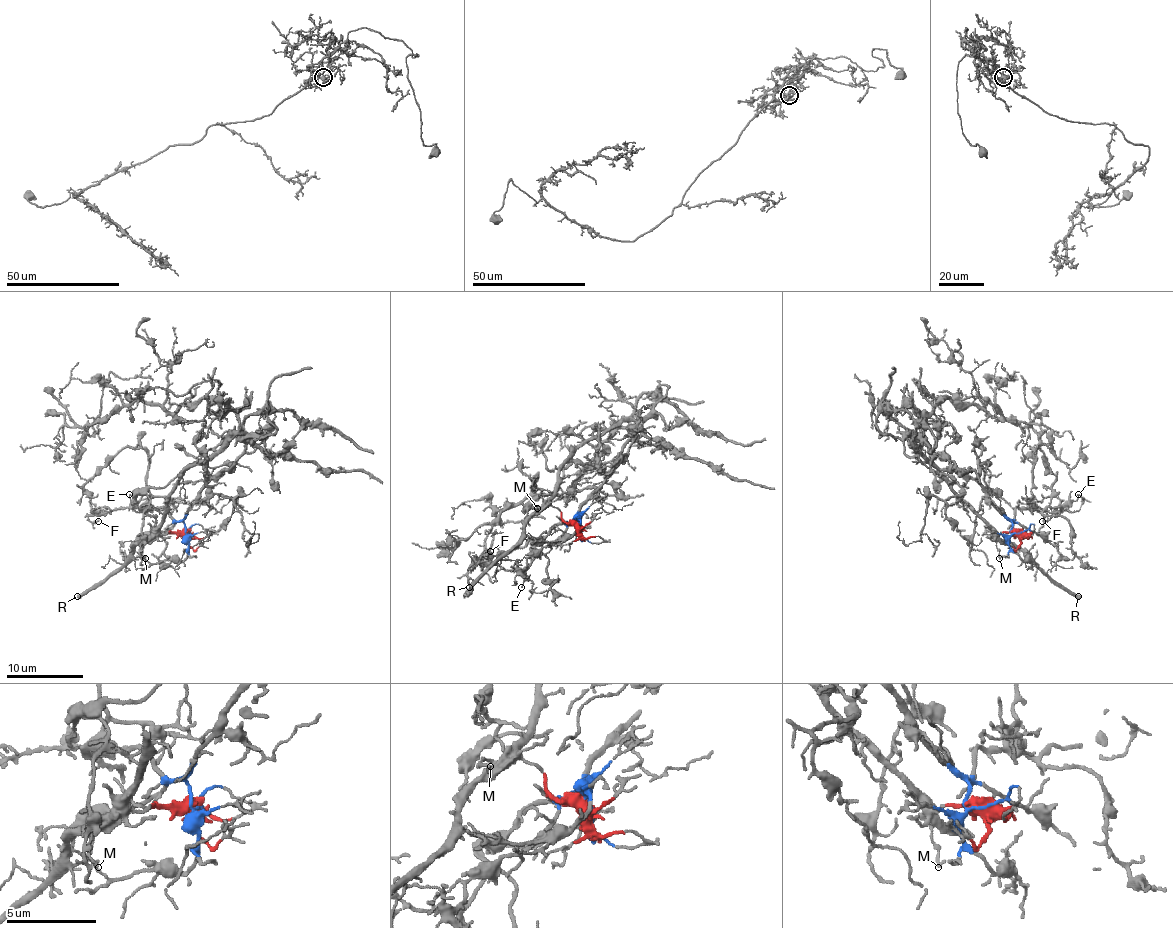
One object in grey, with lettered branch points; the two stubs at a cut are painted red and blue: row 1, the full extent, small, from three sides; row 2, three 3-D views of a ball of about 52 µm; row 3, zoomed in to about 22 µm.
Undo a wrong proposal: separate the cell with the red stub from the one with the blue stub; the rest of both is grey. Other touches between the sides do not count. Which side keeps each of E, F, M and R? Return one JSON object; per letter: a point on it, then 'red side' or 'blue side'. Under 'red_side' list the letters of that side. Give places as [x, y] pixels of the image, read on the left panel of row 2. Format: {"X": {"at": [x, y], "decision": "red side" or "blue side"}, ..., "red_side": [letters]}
{"E": {"at": [129, 494], "decision": "blue side"}, "F": {"at": [98, 521], "decision": "blue side"}, "M": {"at": [145, 558], "decision": "red side"}, "R": {"at": [77, 596], "decision": "red side"}, "red_side": ["M", "R"]}

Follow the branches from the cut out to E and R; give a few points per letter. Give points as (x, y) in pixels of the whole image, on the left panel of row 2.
E: (188, 532), (186, 526), (163, 509), (144, 511), (134, 505), (129, 493)
R: (186, 532), (152, 534), (134, 545), (132, 553), (115, 570), (77, 595)

